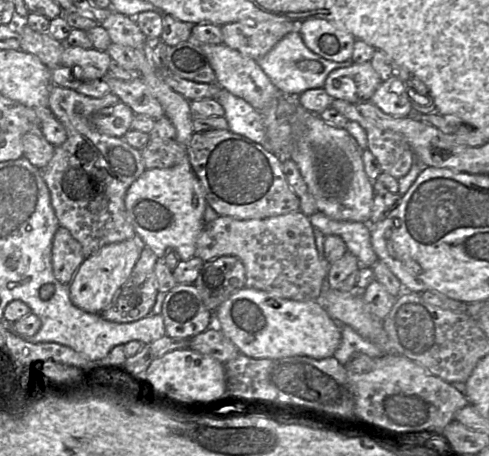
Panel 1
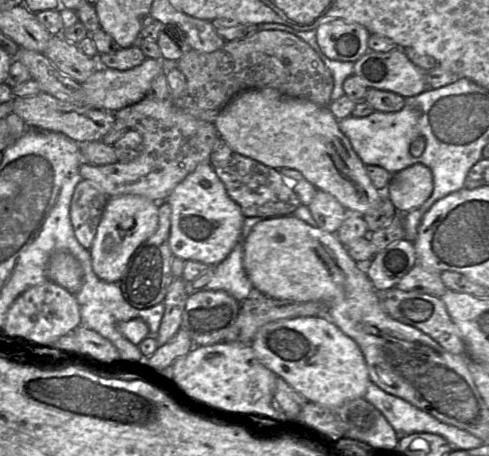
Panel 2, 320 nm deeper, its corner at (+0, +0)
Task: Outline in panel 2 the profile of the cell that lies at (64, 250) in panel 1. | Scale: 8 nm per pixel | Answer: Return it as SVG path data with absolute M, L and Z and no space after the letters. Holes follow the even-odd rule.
M82 179L74 190L71 223L75 237L86 249L93 244L108 199L108 195L91 180Z

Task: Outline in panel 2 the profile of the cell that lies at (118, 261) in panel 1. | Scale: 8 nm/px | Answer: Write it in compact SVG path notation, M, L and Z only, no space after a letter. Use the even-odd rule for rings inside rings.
M139 195L109 197L90 248L93 272L107 283L119 282L135 250L158 228L159 205Z

